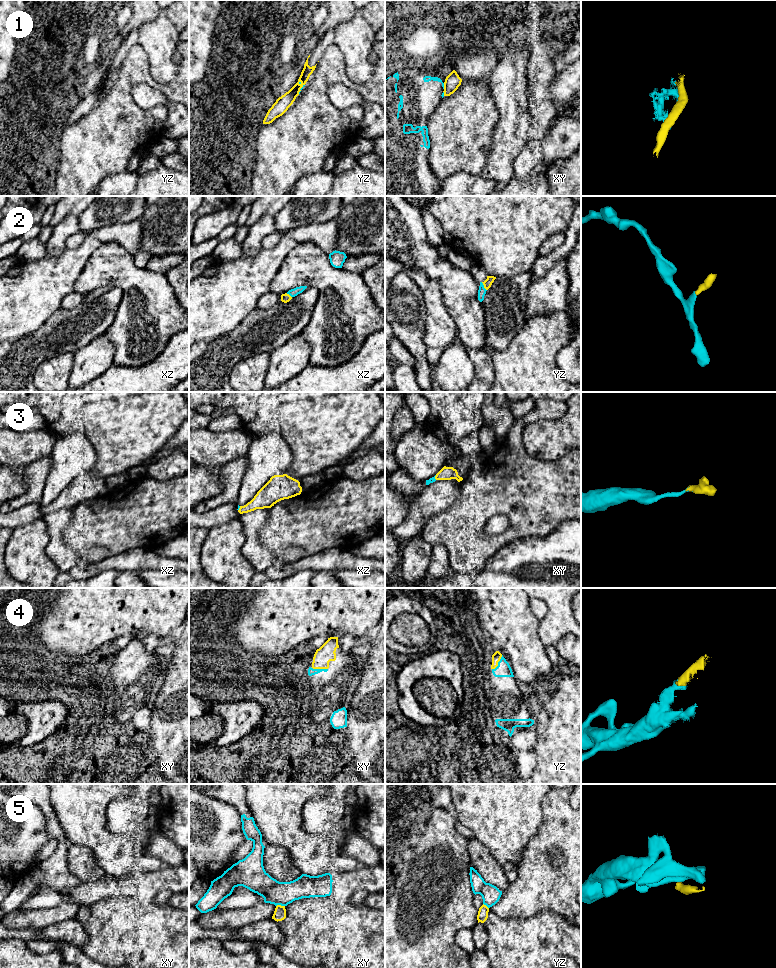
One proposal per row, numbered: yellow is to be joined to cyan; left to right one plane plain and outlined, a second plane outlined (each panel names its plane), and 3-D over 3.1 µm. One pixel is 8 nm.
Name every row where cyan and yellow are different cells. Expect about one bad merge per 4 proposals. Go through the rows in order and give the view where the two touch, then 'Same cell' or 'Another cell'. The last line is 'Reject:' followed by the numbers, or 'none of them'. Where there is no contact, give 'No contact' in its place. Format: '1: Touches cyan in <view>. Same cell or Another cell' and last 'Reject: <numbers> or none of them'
1: Touches cyan in xy. Another cell
2: Touches cyan in yz. Same cell
3: Touches cyan in xy. Same cell
4: Touches cyan in yz. Same cell
5: Touches cyan in xy. Same cell
Reject: 1

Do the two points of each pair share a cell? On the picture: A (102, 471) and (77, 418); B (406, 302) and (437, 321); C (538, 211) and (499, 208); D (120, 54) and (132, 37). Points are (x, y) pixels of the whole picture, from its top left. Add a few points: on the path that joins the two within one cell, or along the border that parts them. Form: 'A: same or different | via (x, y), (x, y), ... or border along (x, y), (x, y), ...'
A: same | via (102, 458), (102, 442), (90, 430)
B: different | border along (422, 291), (426, 312), (424, 337)
C: same | via (528, 209), (509, 208)
D: same | via (122, 50), (129, 41)

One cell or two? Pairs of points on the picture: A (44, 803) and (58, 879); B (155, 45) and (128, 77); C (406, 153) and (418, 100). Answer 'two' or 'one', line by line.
A: one
B: two
C: one

